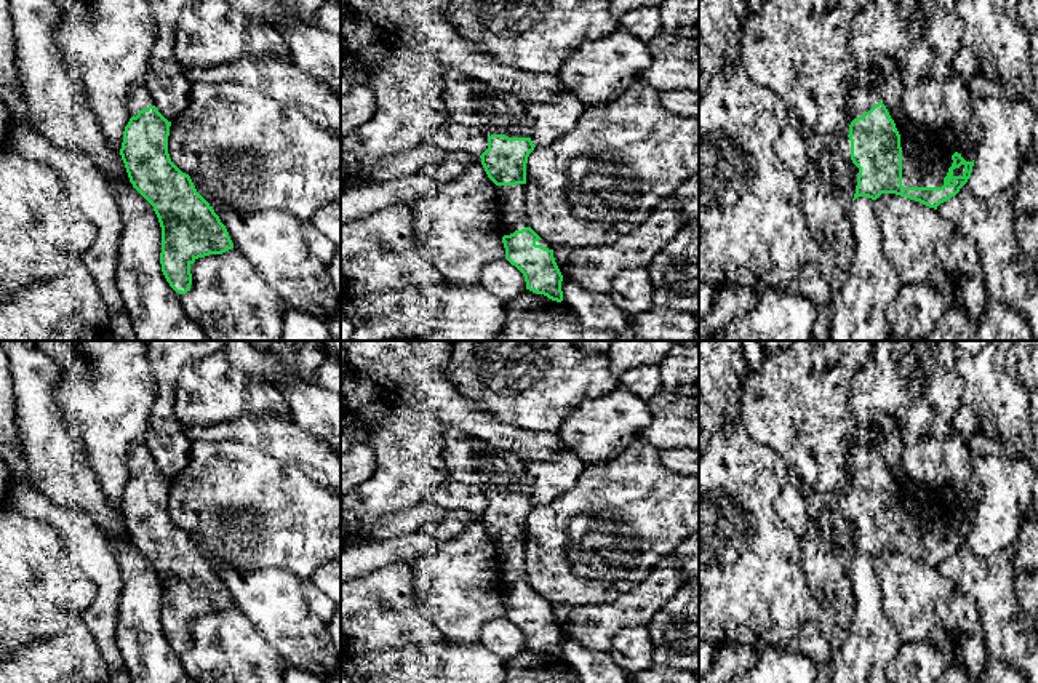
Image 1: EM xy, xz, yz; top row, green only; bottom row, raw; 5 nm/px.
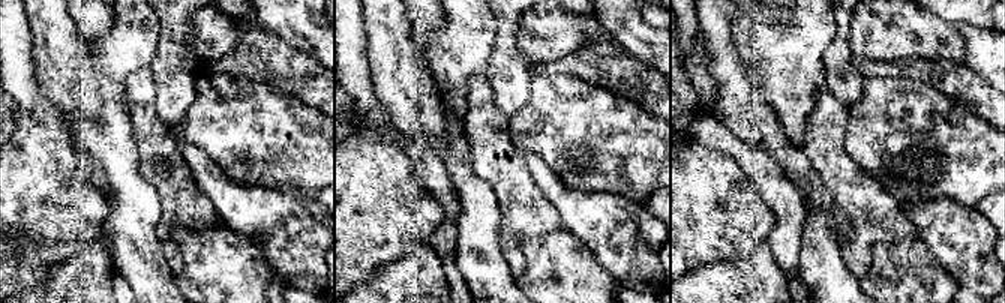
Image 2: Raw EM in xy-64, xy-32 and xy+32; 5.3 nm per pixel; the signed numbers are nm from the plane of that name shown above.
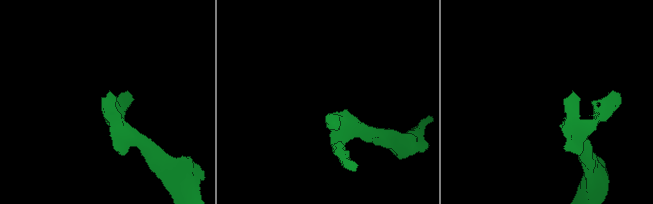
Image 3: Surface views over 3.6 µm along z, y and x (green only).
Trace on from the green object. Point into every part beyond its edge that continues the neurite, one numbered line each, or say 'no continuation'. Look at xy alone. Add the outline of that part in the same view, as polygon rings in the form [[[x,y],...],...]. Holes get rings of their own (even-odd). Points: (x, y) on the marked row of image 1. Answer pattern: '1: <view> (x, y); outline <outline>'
1: xy (139, 98); outline [[[138,86],[131,91],[128,106],[131,117],[136,117],[139,110],[154,106],[154,99],[146,86]]]

